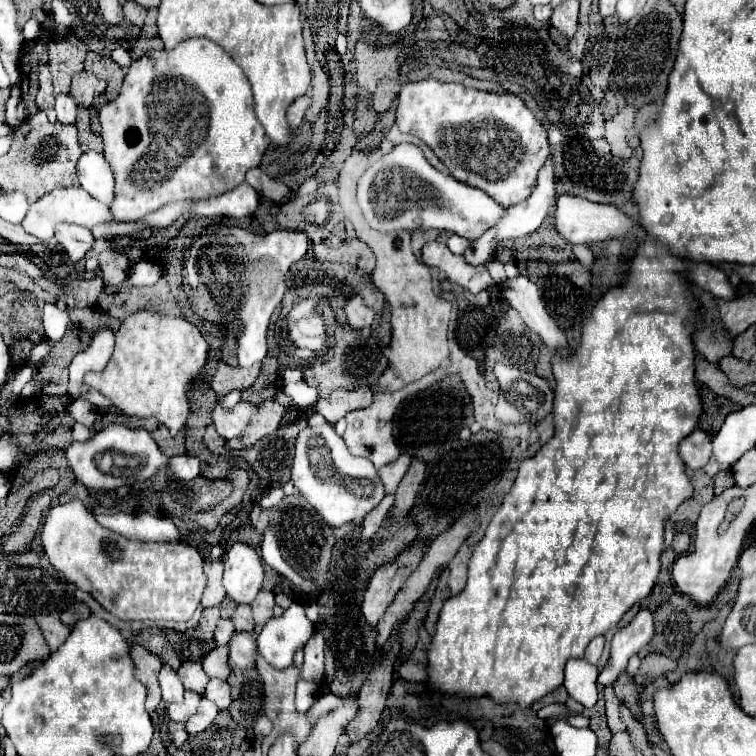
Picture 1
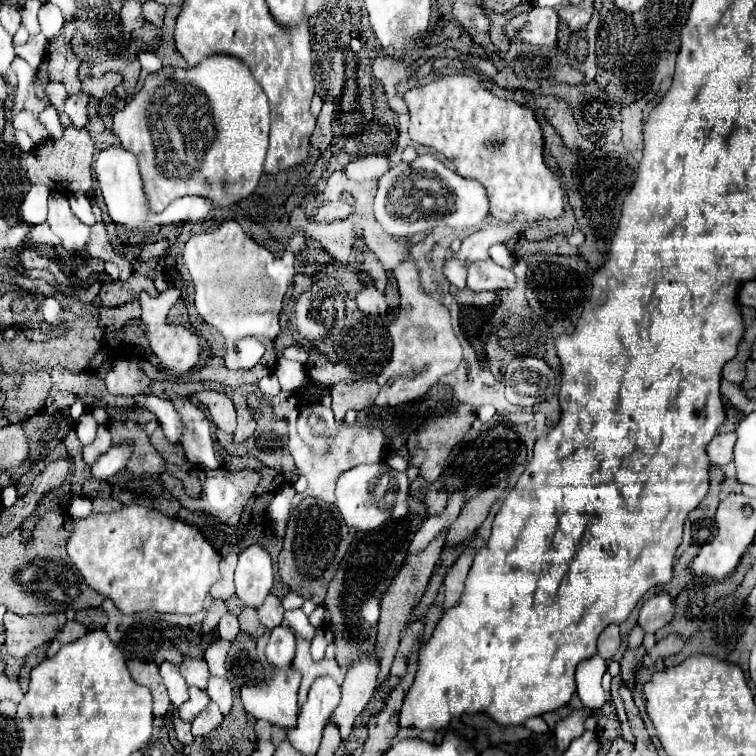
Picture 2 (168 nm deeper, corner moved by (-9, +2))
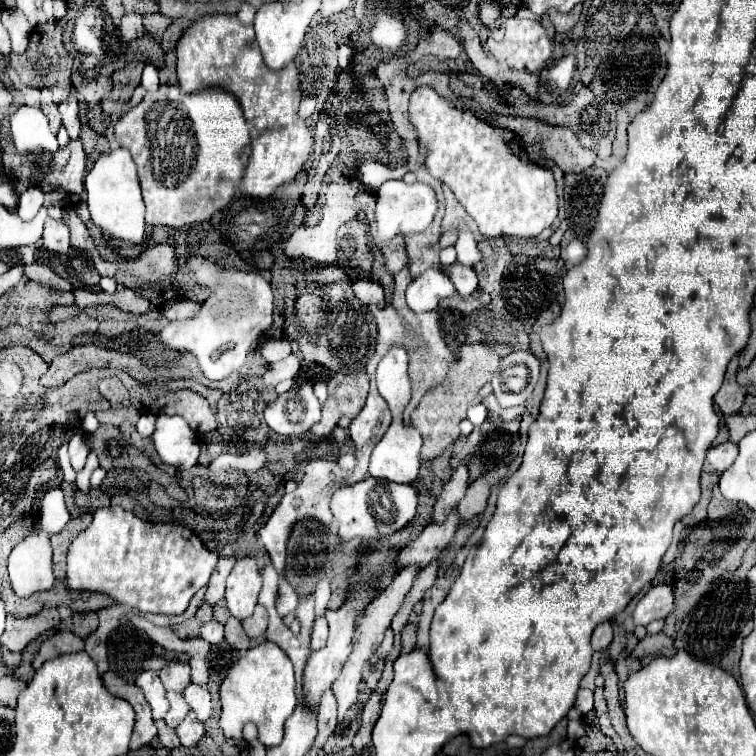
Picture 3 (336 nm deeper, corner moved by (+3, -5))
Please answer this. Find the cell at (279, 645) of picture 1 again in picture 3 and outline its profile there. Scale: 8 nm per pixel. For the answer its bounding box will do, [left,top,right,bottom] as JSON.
[218,642,296,746]

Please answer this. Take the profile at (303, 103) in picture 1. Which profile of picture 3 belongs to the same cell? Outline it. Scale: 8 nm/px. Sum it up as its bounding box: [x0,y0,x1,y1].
[299,97,316,120]

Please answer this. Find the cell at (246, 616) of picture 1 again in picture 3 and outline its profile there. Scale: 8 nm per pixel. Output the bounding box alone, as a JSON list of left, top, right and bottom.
[224,618,250,650]

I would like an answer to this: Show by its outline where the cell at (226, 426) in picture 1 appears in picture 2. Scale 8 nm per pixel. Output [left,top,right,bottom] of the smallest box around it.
[196,391,236,433]

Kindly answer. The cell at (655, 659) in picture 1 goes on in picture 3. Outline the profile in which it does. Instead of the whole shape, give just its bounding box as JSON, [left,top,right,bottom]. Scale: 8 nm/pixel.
[634,632,672,658]

